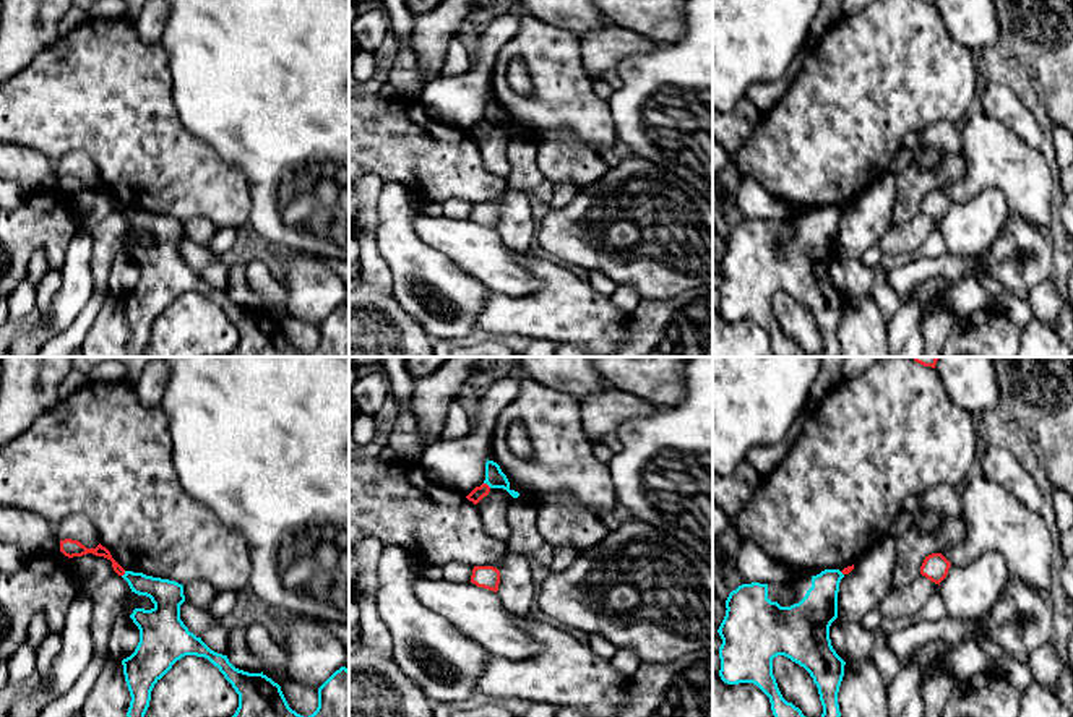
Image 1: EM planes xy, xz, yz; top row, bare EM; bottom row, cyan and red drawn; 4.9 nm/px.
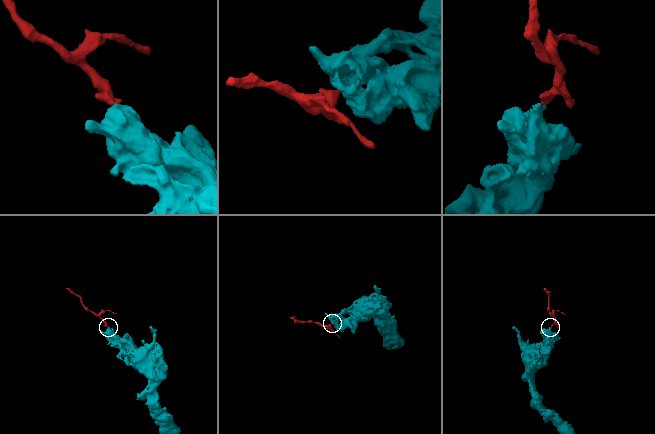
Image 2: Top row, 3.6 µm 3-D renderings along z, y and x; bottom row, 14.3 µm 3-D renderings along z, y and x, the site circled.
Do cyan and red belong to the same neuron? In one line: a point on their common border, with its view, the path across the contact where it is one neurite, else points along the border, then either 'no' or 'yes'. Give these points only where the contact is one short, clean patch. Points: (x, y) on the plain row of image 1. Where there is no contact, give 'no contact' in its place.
xz (487, 120) | along xz (484, 119), (491, 124) | no

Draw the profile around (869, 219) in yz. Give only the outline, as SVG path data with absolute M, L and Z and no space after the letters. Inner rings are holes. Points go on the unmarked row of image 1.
M886 172L841 216L838 251L849 258L862 258L870 247L878 245L881 237L893 227L894 200L896 177Z

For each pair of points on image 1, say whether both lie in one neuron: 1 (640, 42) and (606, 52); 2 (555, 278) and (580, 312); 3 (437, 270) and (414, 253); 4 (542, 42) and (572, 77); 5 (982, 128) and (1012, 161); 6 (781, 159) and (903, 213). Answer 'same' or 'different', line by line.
1: same
2: same
3: same
4: same
5: same
6: different

